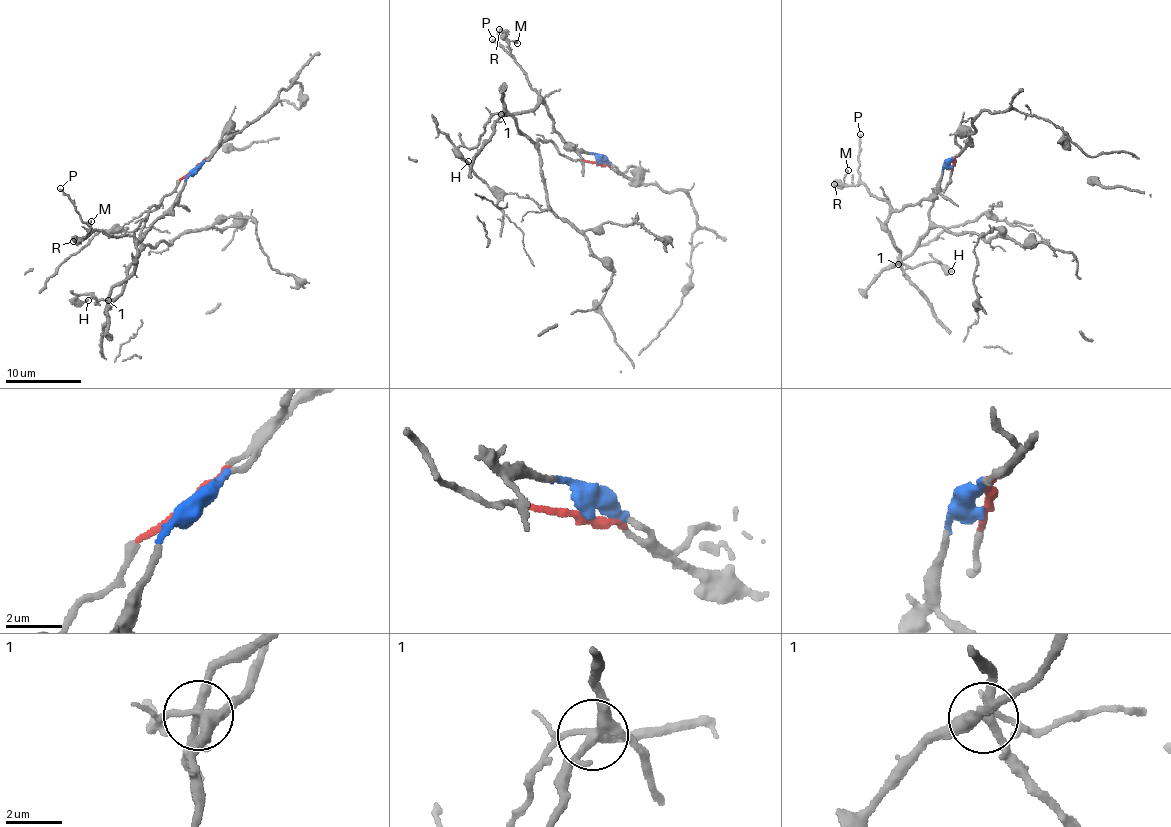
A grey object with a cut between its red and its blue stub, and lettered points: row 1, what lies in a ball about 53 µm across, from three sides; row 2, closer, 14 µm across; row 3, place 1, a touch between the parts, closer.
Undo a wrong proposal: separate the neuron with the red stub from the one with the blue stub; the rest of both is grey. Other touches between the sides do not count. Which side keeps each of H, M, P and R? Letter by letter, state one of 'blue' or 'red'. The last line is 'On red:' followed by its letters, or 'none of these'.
H: red
M: blue
P: blue
R: blue
On red: H

